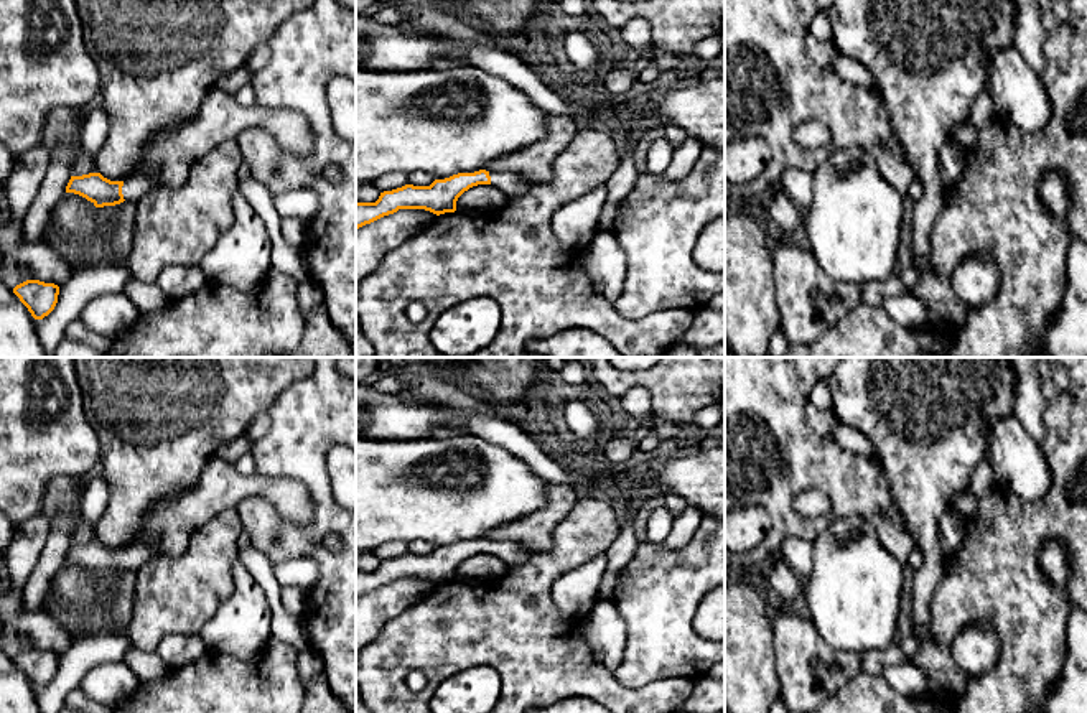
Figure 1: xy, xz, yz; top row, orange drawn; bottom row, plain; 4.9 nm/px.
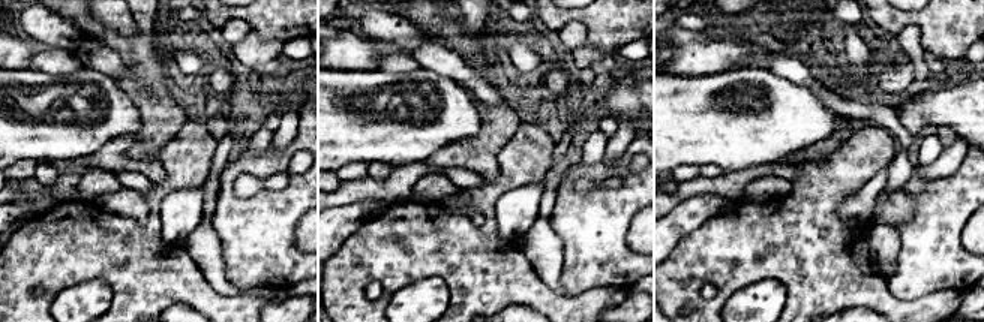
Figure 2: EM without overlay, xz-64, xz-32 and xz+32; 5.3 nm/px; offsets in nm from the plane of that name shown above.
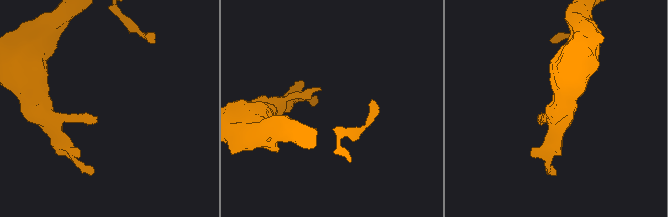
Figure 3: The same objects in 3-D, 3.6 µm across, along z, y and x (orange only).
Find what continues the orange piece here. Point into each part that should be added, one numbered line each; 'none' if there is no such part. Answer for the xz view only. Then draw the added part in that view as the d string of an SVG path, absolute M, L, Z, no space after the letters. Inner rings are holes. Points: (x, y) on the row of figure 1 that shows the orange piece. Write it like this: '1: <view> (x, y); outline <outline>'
1: xz (511, 185); outline M489 173L491 184L502 189L509 198L524 194L529 184L524 178L512 173Z

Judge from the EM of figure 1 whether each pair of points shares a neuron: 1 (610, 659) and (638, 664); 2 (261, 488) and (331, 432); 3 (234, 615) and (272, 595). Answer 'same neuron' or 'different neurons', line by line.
1: different neurons
2: different neurons
3: different neurons

